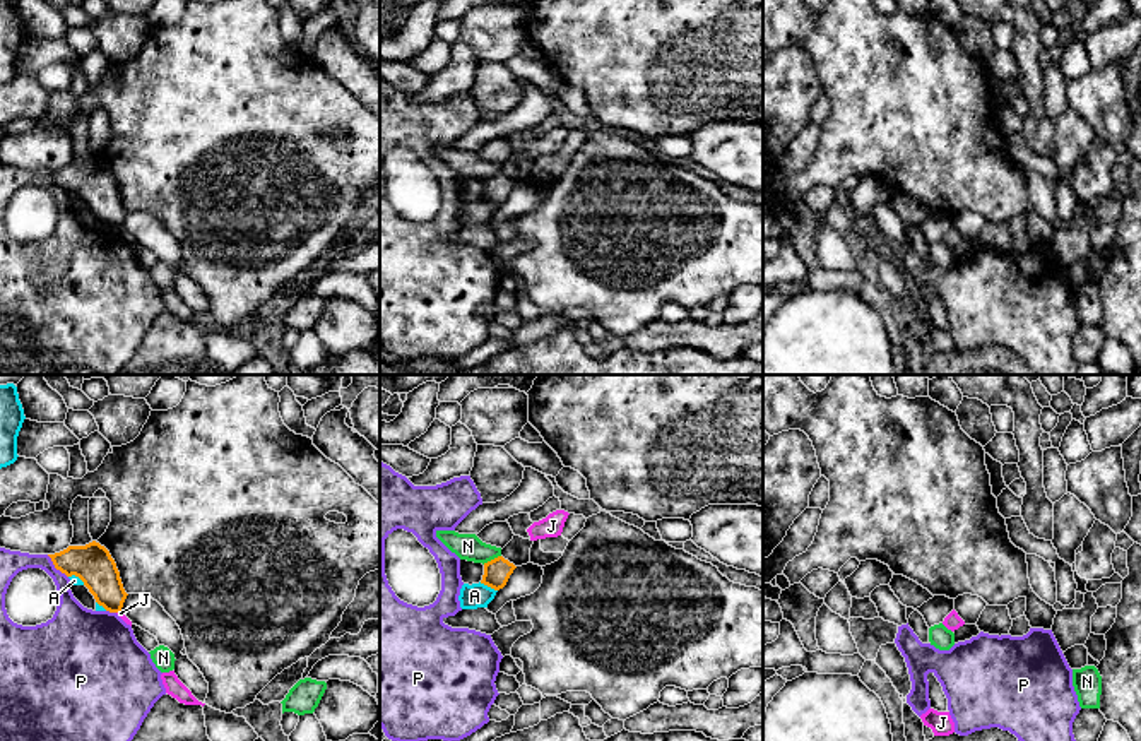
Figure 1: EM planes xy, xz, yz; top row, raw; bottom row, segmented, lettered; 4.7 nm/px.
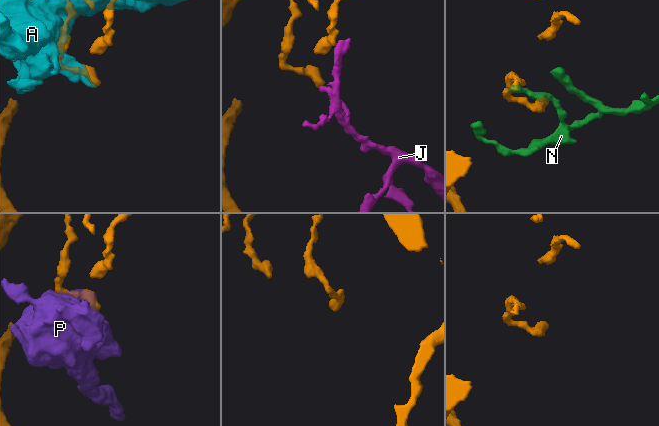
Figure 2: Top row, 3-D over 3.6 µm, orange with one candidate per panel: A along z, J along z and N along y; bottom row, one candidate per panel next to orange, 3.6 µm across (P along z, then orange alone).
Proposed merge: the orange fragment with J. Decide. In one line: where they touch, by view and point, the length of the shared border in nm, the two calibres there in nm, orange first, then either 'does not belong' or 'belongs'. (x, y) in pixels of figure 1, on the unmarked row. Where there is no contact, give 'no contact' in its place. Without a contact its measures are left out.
xy (118, 228) | 30 nm | 180/20 nm | does not belong

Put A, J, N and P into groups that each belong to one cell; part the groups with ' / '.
A / J / N / P

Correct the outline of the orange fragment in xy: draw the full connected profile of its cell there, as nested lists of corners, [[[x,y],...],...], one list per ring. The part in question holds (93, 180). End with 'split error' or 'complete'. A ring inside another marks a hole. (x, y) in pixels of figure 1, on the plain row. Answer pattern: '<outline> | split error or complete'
[[[92,157],[86,163],[68,163],[48,171],[56,187],[67,193],[79,193],[96,219],[109,229],[120,229],[127,216],[120,188],[109,168]]] | complete

